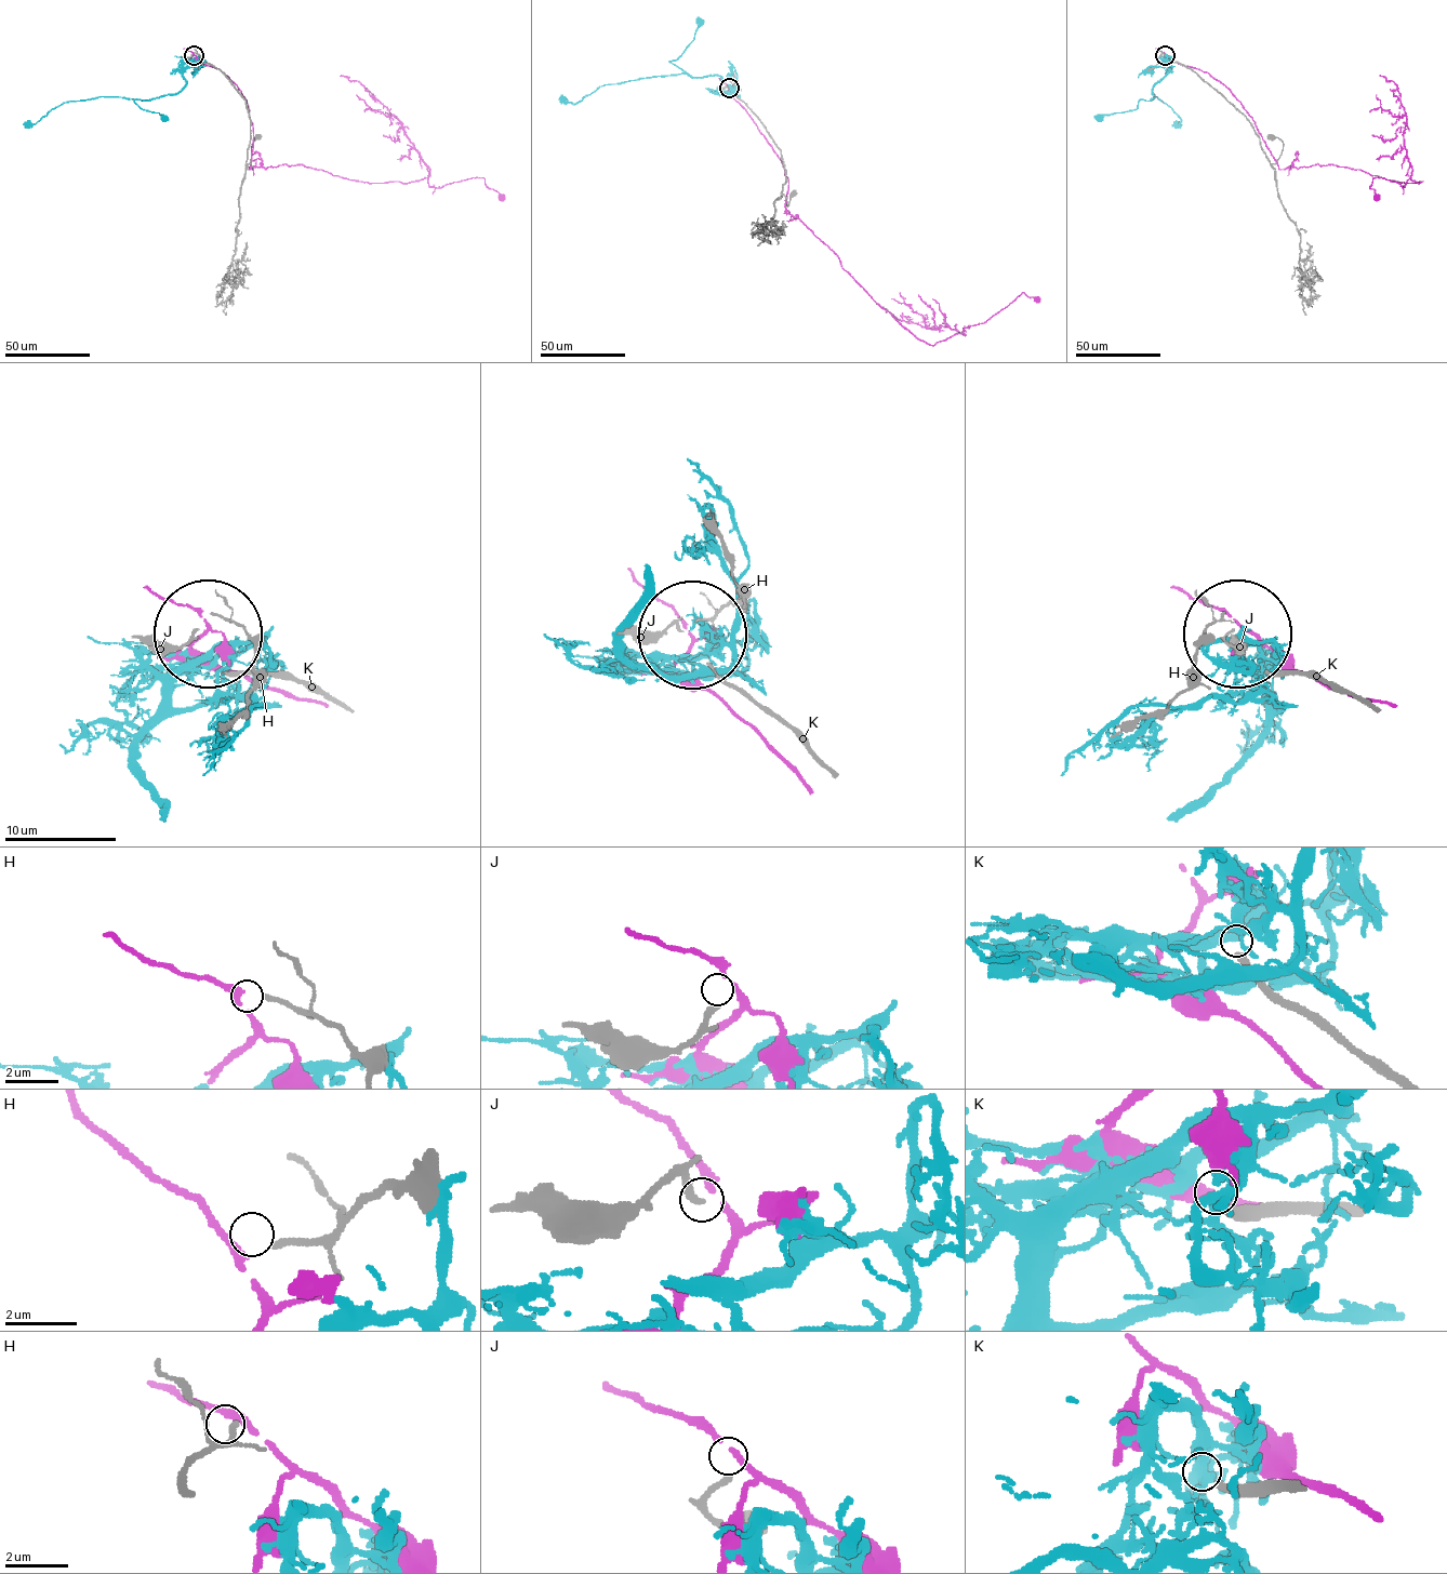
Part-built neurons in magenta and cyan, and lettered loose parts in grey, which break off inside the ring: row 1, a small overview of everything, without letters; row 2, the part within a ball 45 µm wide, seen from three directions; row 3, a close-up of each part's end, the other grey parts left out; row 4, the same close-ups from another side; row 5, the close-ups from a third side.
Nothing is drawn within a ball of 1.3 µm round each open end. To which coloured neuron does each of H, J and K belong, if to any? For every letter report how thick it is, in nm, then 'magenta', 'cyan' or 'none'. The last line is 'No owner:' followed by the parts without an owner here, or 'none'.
H: 170 nm thick; magenta
J: 190 nm thick; none
K: 240 nm thick; none
No owner: J, K

